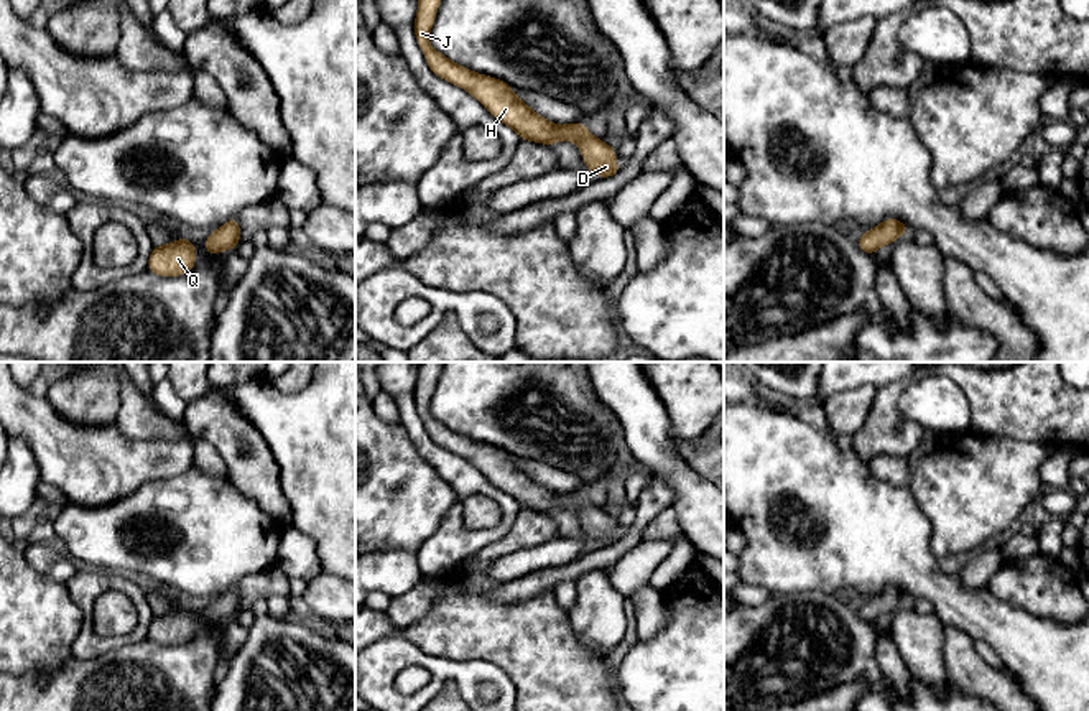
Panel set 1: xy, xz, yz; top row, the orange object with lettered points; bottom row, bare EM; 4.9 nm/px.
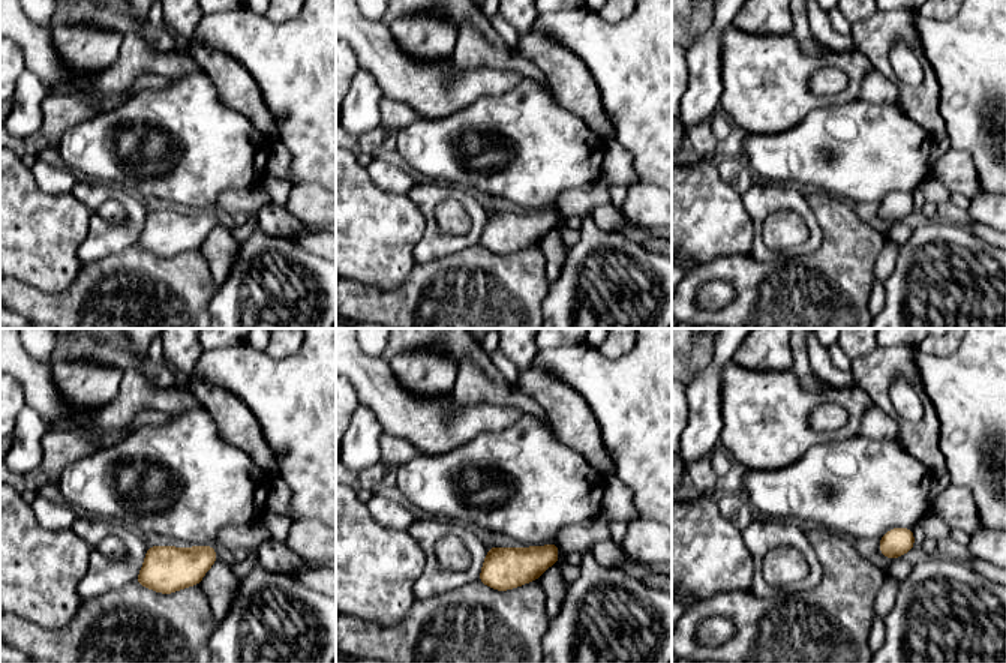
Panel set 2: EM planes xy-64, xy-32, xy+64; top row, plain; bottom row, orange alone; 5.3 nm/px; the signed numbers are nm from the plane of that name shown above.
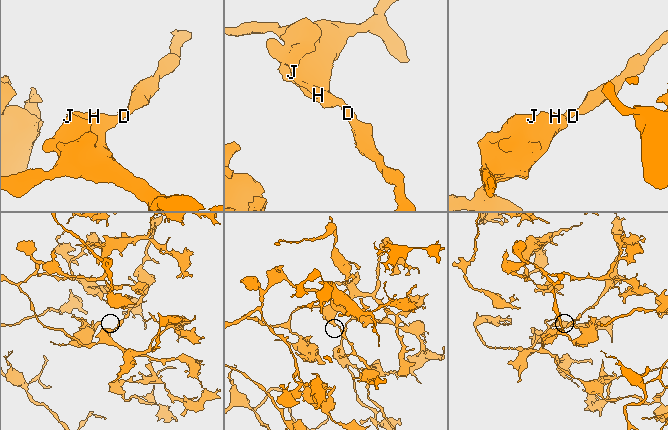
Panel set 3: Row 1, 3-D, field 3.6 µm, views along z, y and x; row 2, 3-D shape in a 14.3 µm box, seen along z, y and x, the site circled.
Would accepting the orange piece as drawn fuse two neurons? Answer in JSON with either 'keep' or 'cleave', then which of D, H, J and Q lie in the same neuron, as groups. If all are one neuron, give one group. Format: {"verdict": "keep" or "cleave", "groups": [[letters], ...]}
{"verdict": "keep", "groups": [["D", "H", "J", "Q"]]}

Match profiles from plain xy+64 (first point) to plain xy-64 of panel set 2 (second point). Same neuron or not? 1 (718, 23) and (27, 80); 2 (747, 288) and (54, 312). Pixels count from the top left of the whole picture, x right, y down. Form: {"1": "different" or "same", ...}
{"1": "same", "2": "same"}

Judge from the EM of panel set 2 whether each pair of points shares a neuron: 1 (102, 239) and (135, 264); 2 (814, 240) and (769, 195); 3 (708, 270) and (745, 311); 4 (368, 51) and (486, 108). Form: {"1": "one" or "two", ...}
{"1": "two", "2": "one", "3": "one", "4": "two"}

